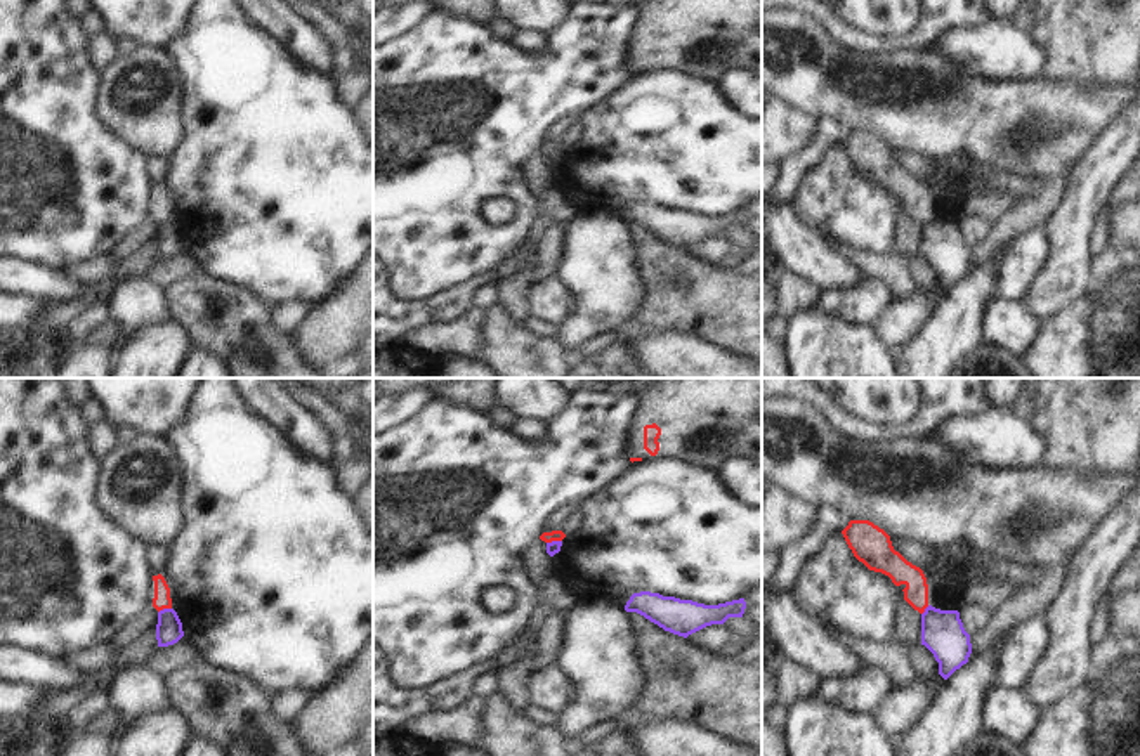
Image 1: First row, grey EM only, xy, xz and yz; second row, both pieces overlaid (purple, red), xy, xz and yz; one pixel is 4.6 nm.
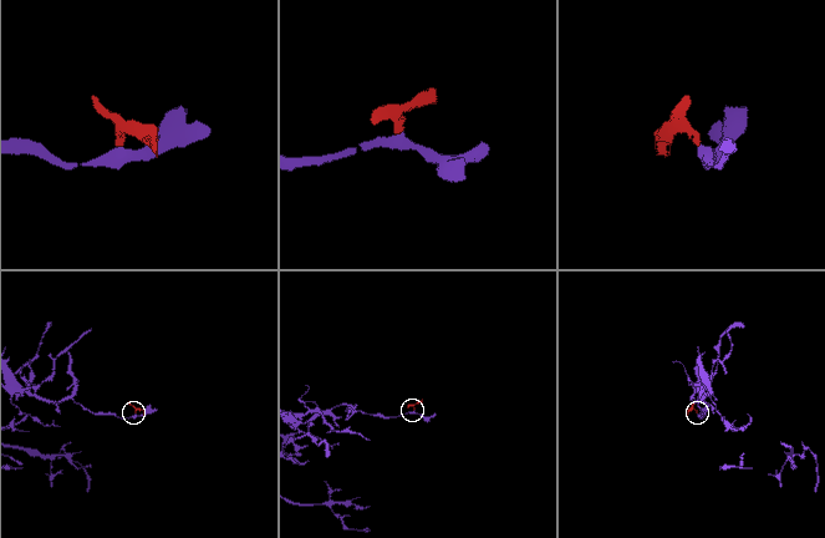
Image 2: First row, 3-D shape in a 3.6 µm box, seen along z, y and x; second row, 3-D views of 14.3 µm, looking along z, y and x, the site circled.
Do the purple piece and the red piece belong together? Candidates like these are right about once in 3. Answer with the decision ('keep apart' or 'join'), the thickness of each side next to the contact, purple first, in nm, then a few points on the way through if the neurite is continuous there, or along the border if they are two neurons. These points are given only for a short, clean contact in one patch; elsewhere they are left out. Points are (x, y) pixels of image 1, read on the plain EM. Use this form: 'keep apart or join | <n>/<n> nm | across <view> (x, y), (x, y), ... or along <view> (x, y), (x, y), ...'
keep apart | 60/50 nm | along xz (561, 151), (547, 155)

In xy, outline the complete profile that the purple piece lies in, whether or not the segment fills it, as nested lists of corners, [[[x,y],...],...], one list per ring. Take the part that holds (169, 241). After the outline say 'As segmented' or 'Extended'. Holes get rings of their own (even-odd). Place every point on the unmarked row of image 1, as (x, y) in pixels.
[[[174,220],[158,224],[156,251],[158,258],[177,255],[184,248],[182,234]]]. As segmented

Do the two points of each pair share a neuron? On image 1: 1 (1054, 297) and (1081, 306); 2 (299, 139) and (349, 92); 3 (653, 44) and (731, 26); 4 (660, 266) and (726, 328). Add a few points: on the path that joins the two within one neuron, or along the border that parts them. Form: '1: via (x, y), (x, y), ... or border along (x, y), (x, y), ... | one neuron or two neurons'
1: border along (1092, 288), (1043, 323) | two neurons
2: border along (334, 80), (334, 96), (351, 110) | two neurons
3: via (672, 33), (677, 28), (712, 28) | one neuron
4: via (668, 285), (707, 323) | one neuron

